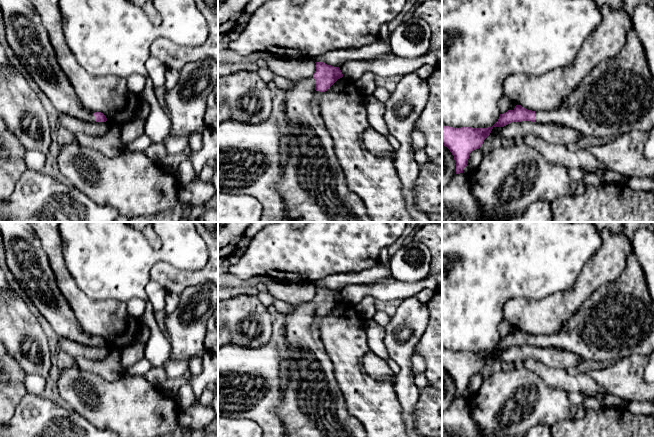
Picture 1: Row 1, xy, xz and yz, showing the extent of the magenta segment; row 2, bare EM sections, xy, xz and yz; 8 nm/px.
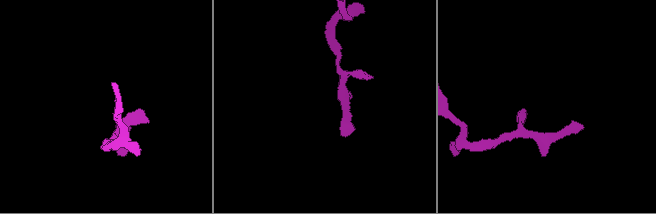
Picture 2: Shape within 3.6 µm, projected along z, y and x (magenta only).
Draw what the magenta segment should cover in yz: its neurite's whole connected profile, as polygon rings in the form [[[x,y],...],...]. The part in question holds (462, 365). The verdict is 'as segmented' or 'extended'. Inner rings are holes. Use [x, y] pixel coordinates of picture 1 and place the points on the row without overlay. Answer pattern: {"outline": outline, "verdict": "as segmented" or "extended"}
{"outline": [[[633,252],[626,259],[626,268],[612,282],[600,285],[580,305],[577,312],[553,335],[532,335],[521,329],[500,338],[498,345],[488,352],[442,349],[442,369],[447,371],[456,387],[456,398],[463,397],[469,379],[479,373],[494,351],[512,346],[531,345],[570,351],[584,360],[614,363],[632,355],[648,356],[654,352],[654,302],[649,294],[644,272]]], "verdict": "extended"}

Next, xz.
{"outline": [[[315,286],[316,295],[312,301],[292,305],[292,311],[283,315],[285,319],[285,342],[288,344],[290,381],[283,386],[282,398],[276,406],[276,414],[286,428],[287,437],[367,437],[362,423],[347,409],[345,398],[335,379],[333,364],[320,338],[320,320],[338,303],[343,301],[339,291]]], "verdict": "extended"}

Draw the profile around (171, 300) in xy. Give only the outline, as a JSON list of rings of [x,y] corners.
[[[167,292],[165,297],[164,311],[167,314],[174,312],[179,304],[179,296],[172,292]]]

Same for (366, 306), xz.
[[[372,296],[363,297],[353,307],[361,314],[365,321],[372,320],[376,312],[375,299]]]

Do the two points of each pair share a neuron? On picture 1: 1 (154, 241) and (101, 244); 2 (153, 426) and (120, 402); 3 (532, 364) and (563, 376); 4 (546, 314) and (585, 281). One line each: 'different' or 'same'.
1: different
2: same
3: same
4: same

